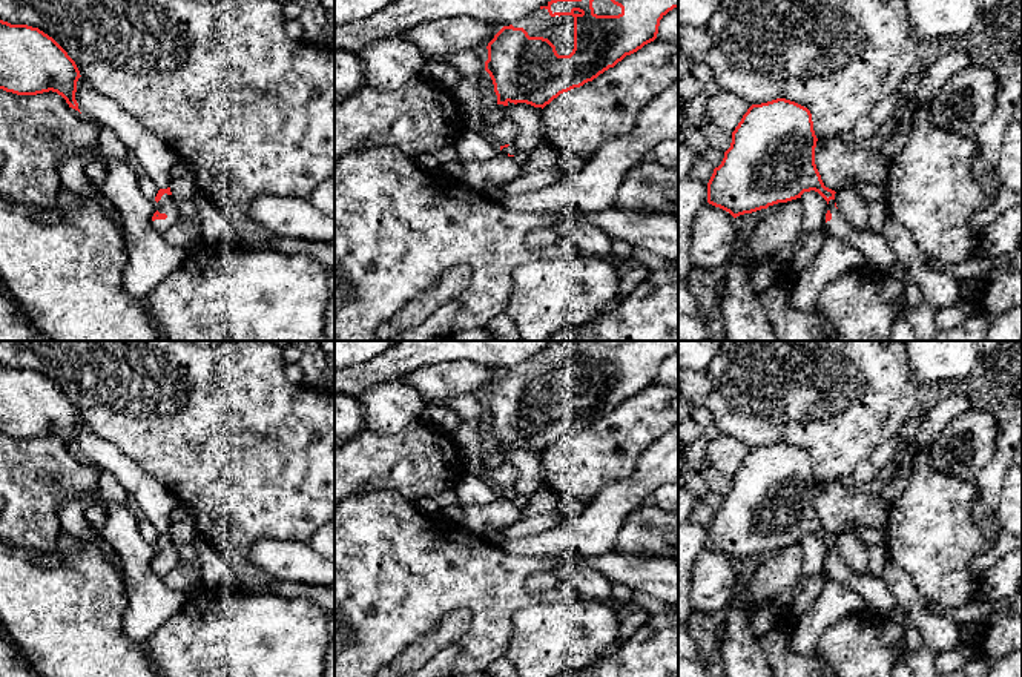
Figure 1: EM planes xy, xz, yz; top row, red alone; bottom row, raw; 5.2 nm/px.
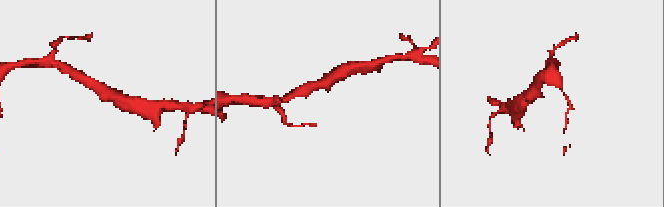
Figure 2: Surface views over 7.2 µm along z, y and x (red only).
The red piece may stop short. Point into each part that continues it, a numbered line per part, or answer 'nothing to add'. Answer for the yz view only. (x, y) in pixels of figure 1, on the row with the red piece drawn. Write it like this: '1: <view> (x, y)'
1: yz (873, 247)

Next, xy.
1: xy (166, 204)

